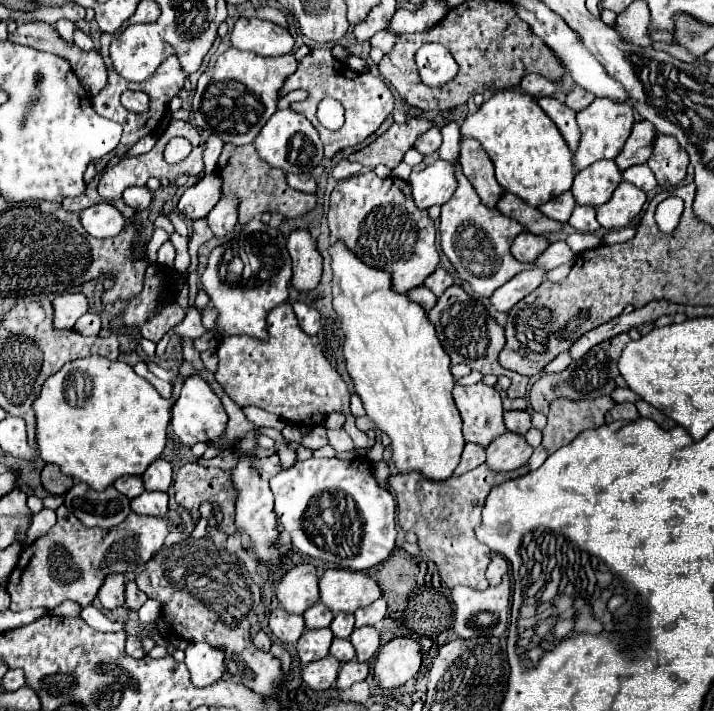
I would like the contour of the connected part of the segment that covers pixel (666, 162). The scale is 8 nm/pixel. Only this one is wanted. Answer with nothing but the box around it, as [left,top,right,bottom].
[649,135,689,187]

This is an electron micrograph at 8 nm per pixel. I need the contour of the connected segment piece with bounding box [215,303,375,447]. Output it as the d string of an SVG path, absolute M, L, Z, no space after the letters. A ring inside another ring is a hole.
M283 303L269 311L267 333L267 341L249 335L221 339L217 345L219 369L215 379L225 389L225 393L239 407L255 405L299 427L317 427L329 413L341 411L347 415L345 431L351 435L355 447L373 447L375 441L355 427L355 417L349 411L349 389L345 381L325 359L319 347L319 339L299 329L291 303Z

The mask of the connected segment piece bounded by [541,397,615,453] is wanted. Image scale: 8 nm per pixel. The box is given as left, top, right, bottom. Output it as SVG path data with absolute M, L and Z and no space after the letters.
M611 397L597 399L555 399L543 429L543 447L549 453L569 445L581 431L595 429L605 423L605 413L615 405Z

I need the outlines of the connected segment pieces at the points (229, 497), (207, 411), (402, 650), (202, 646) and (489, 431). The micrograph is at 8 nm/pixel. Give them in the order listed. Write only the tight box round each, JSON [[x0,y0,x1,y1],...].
[[173,463,237,535],[171,377,227,447],[373,637,421,689],[185,643,225,687],[453,383,507,447]]

